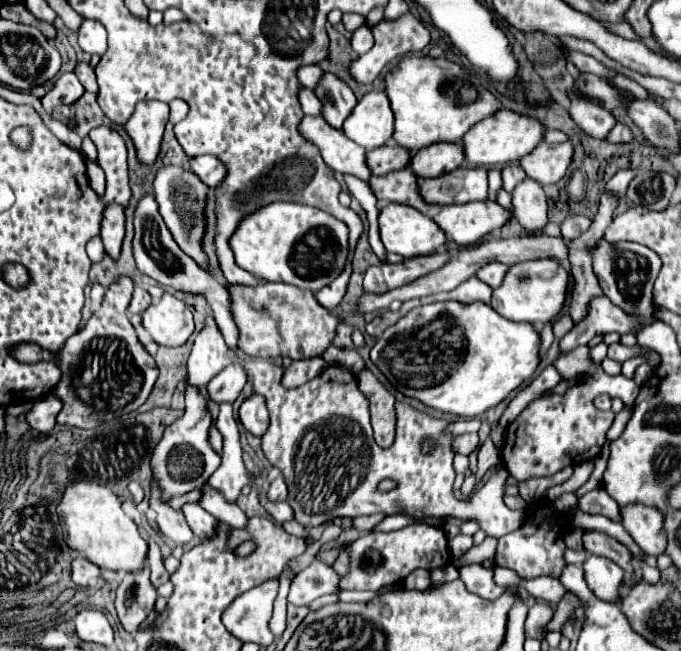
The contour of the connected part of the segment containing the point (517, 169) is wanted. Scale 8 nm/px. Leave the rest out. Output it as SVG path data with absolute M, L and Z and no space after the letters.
M508 165L502 169L502 181L504 181L504 191L512 193L516 189L518 183L522 183L526 179L526 173L520 165Z

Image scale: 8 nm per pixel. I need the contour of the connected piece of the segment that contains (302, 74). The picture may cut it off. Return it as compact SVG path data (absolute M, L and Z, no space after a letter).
M304 65L304 67L300 67L298 71L298 81L302 83L302 85L306 85L308 89L314 89L316 87L316 83L318 83L318 79L320 79L320 75L324 73L318 65Z

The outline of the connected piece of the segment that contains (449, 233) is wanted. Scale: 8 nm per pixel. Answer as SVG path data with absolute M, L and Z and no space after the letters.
M474 201L464 205L448 205L434 217L434 223L448 239L482 241L490 231L500 229L510 219L508 211L494 201Z

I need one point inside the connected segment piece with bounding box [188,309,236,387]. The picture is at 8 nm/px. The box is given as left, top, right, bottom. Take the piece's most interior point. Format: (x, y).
(209, 354)

